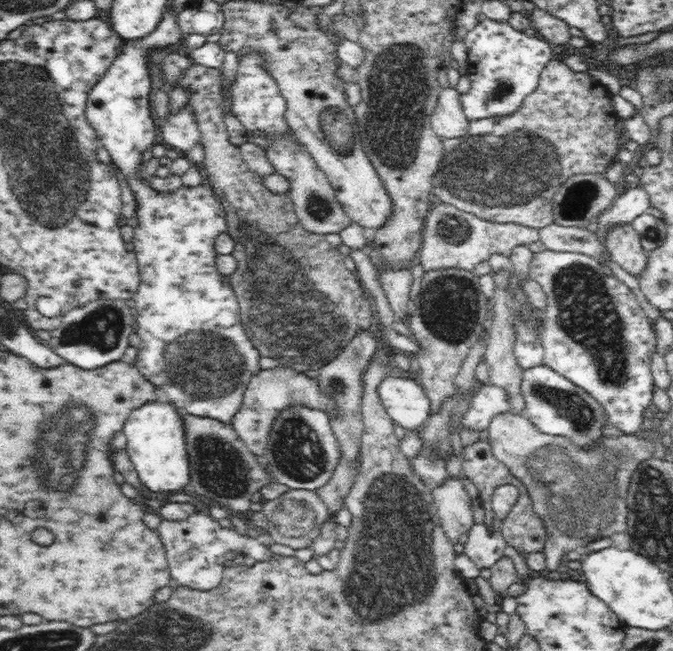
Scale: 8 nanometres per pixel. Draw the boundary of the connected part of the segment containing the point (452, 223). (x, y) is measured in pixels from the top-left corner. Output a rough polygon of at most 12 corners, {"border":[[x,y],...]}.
{"border":[[433,200],[415,262],[473,271],[539,241],[524,225],[490,222]]}

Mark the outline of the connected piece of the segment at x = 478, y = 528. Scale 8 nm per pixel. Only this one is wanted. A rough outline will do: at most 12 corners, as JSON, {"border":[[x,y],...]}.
{"border":[[497,517],[492,528],[476,523],[464,554],[478,570],[503,557],[507,544]]}

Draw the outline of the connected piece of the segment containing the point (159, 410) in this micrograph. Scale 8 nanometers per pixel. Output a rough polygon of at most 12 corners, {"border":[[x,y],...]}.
{"border":[[155,399],[124,423],[142,486],[175,493],[191,472],[182,414]]}

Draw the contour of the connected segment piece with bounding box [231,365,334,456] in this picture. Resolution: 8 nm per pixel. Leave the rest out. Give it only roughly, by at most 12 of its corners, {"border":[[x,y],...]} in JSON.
{"border":[[280,365],[247,384],[231,425],[264,455],[274,418],[292,406],[324,412],[317,380]]}

